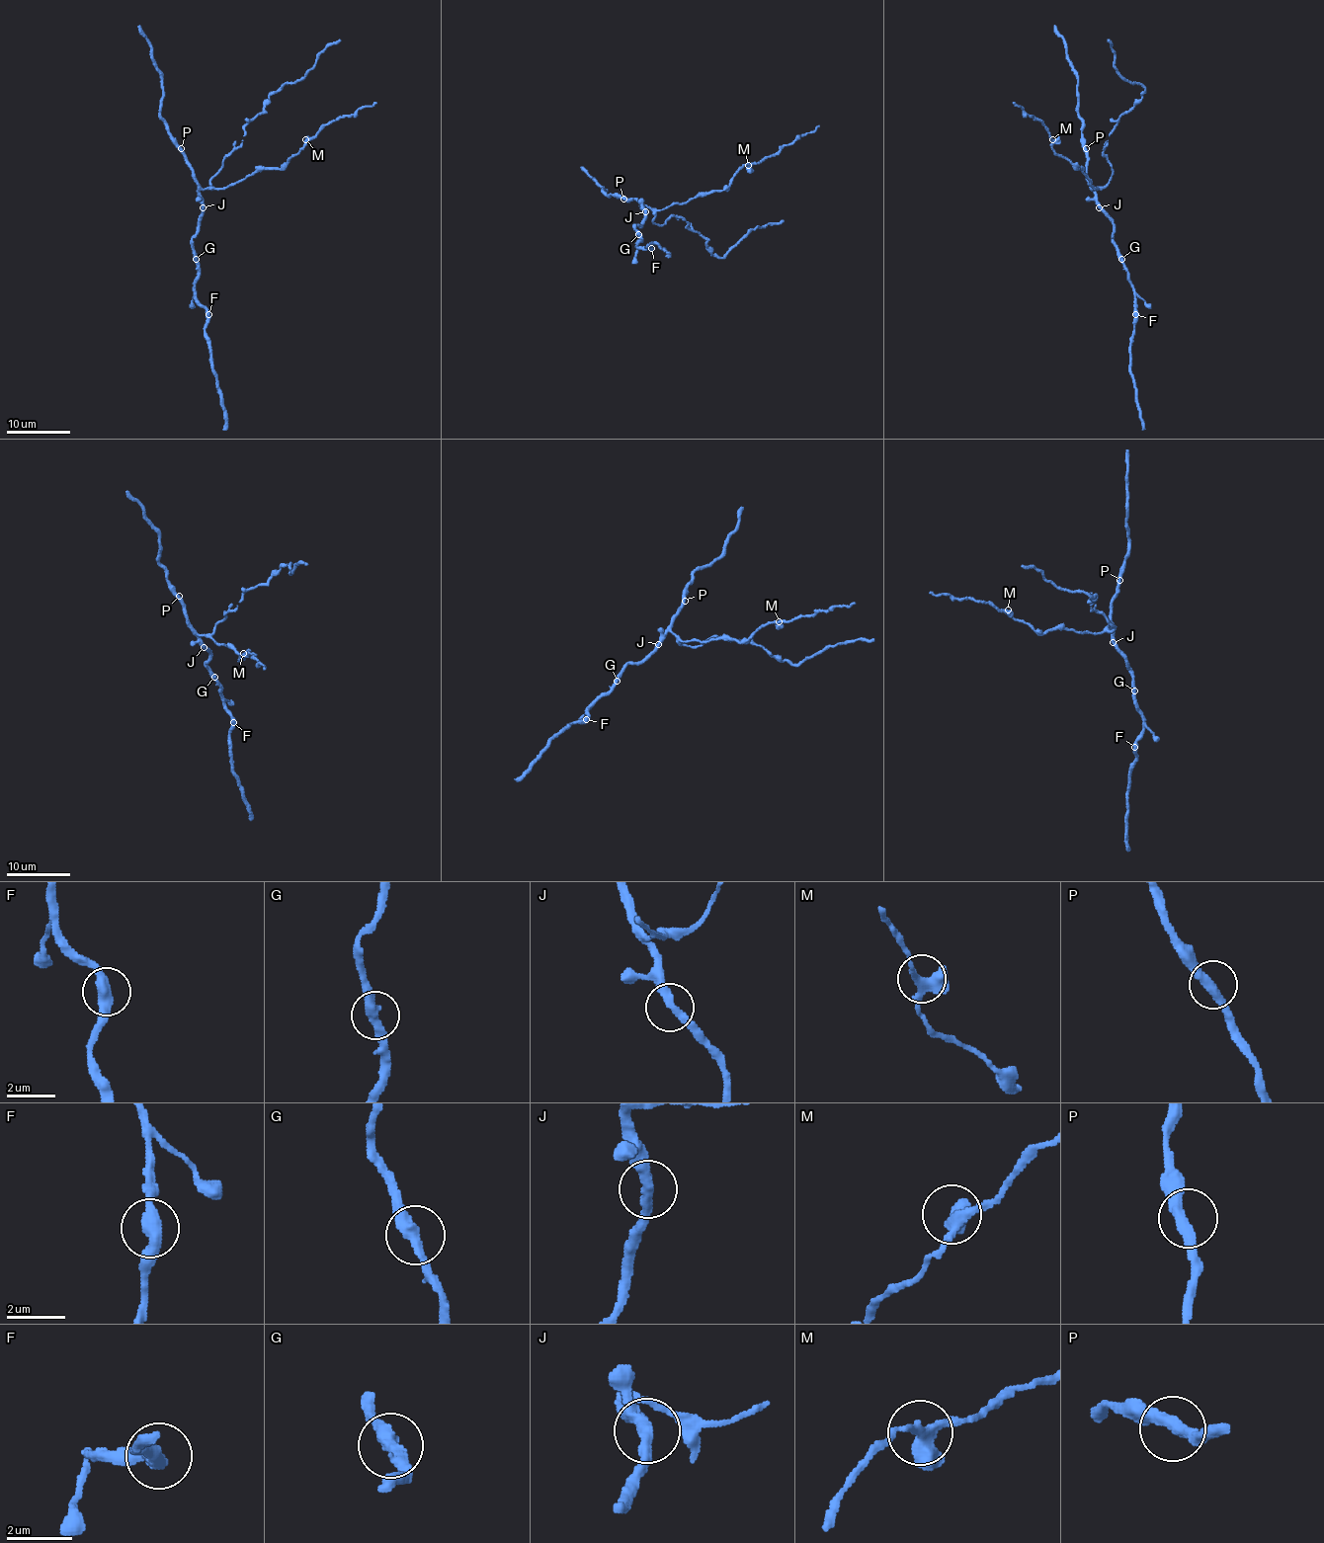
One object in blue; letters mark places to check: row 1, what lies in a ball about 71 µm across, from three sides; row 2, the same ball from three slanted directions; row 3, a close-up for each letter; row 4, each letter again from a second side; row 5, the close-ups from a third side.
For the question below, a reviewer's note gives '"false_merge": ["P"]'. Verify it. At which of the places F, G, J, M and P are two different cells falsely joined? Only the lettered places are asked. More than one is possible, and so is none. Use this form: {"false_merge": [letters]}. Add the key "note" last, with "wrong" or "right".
{"false_merge": [], "note": "wrong"}

